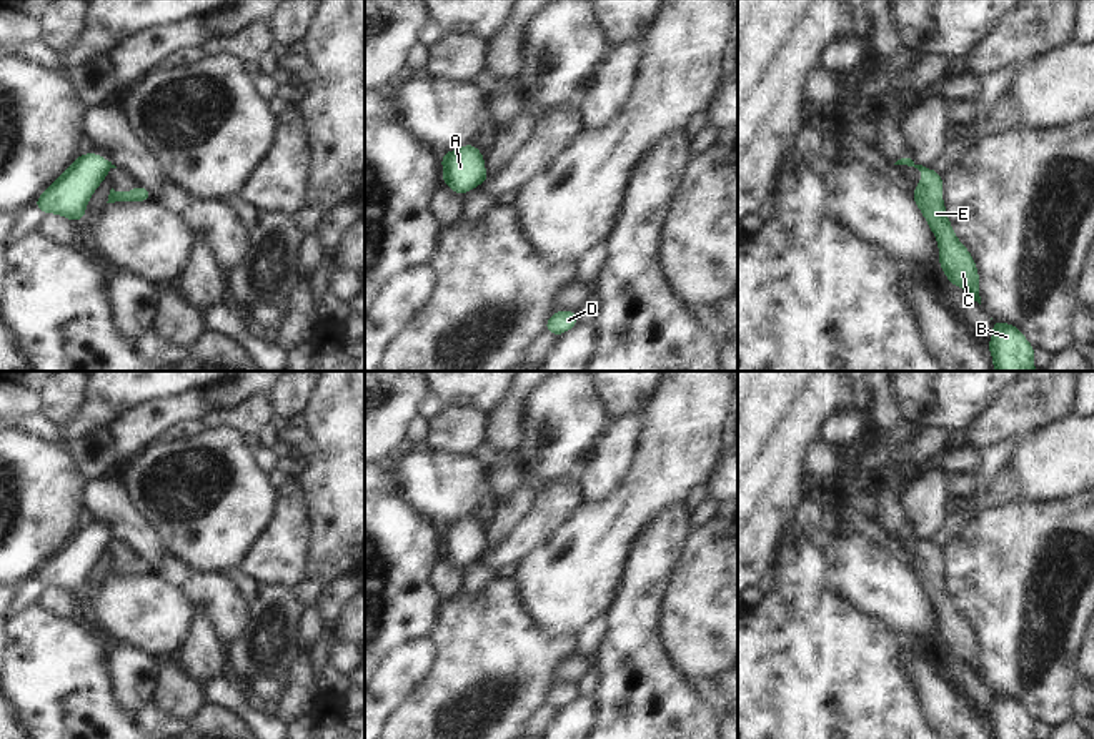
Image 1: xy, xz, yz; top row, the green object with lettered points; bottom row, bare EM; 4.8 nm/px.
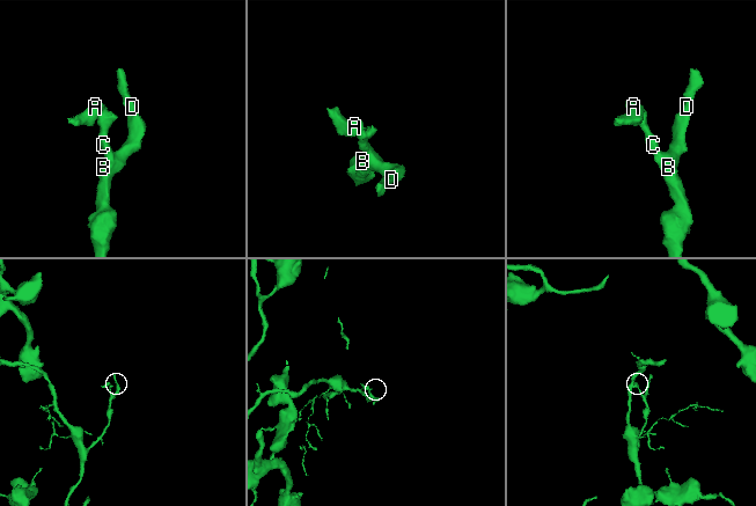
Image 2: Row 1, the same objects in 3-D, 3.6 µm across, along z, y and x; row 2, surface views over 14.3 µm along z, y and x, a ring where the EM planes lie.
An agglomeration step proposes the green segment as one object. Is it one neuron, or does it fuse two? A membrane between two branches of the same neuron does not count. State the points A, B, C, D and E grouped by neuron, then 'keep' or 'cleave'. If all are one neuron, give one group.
A / B C D E; cleave

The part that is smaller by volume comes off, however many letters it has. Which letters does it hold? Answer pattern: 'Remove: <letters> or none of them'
Remove: A

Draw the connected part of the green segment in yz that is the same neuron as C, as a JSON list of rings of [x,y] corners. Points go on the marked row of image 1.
[[[922,165],[912,166],[922,173],[922,180],[911,195],[936,236],[941,270],[951,285],[966,290],[969,296],[981,305],[976,261],[956,236],[946,215],[942,175]]]

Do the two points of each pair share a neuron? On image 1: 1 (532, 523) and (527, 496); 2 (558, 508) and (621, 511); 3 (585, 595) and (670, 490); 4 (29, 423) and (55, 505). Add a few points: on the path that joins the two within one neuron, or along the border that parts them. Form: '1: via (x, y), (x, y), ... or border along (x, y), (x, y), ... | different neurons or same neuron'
1: border along (538, 486), (532, 508), (503, 538) | different neurons
2: border along (583, 500), (548, 538) | different neurons
3: via (585, 566), (641, 506) | same neuron
4: border along (17, 426), (67, 448) | different neurons

